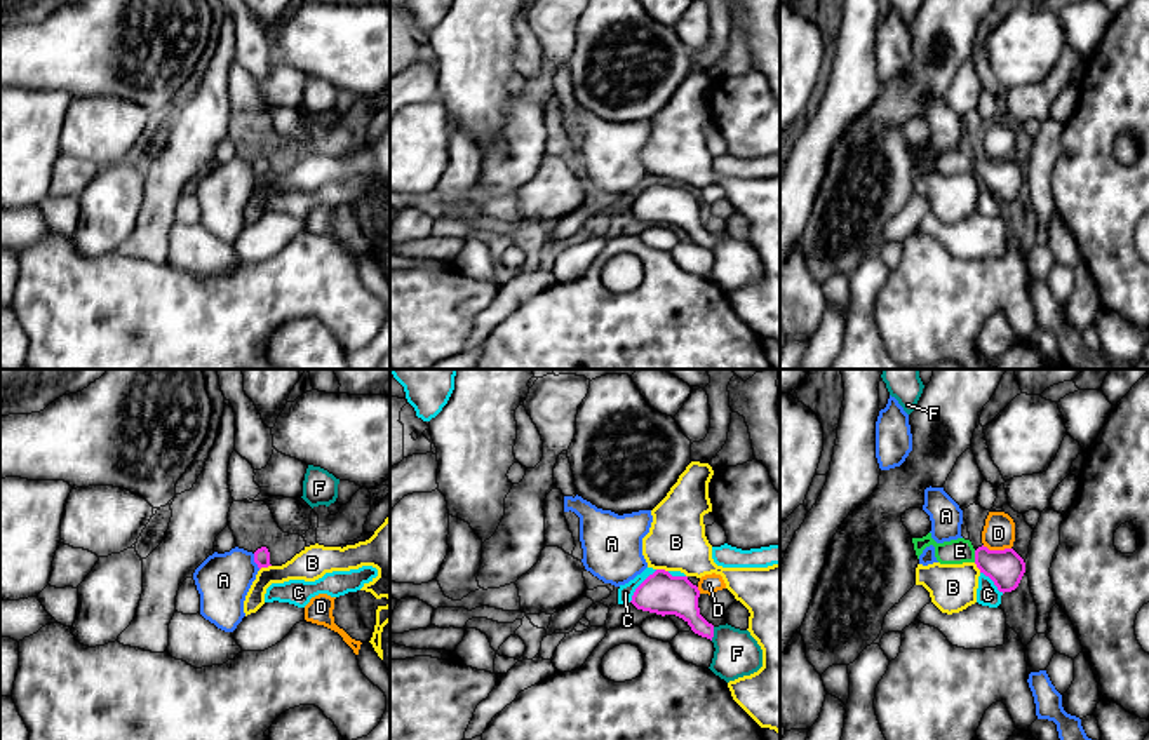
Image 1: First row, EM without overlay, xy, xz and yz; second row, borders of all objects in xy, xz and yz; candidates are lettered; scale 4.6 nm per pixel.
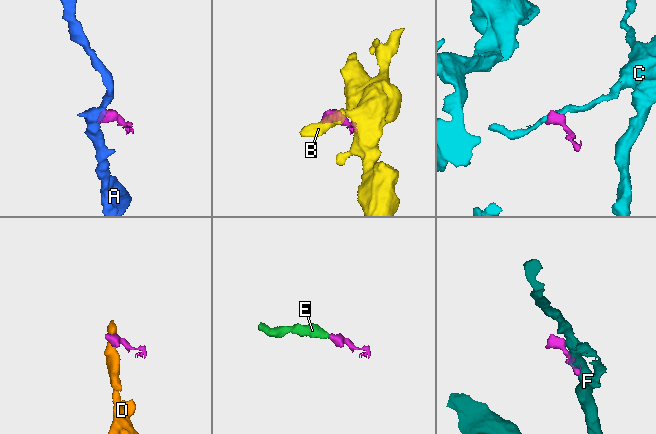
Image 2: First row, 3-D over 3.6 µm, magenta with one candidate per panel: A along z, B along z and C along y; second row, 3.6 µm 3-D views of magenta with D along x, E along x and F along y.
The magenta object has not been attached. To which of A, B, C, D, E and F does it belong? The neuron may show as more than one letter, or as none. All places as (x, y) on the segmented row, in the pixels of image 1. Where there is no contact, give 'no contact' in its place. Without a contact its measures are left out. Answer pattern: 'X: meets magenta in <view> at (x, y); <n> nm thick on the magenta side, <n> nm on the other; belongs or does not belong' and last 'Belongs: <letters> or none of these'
A: meets magenta in xy at (255, 561); 80 nm thick on the magenta side, 260 nm on the other; does not belong
B: meets magenta in xy at (265, 566); 80 nm thick on the magenta side, 150 nm on the other; does not belong
C: meets magenta in xz at (639, 585); 190 nm thick on the magenta side, 70 nm on the other; does not belong
D: meets magenta in yz at (996, 551); 170 nm thick on the magenta side, 150 nm on the other; does not belong
E: meets magenta in yz at (975, 556); 170 nm thick on the magenta side, 120 nm on the other; belongs
F: meets magenta in xz at (712, 634); 180 nm thick on the magenta side, 220 nm on the other; does not belong
Belongs: E

